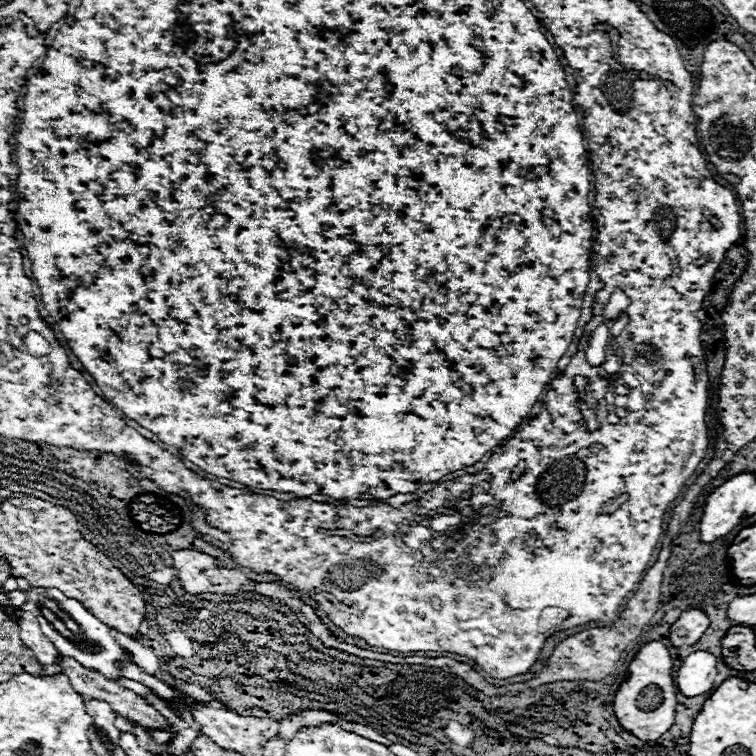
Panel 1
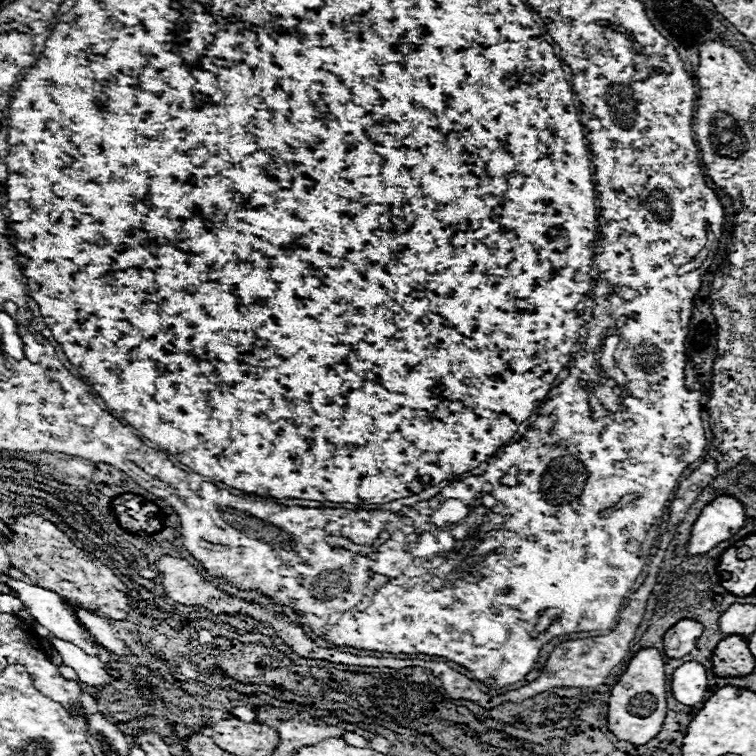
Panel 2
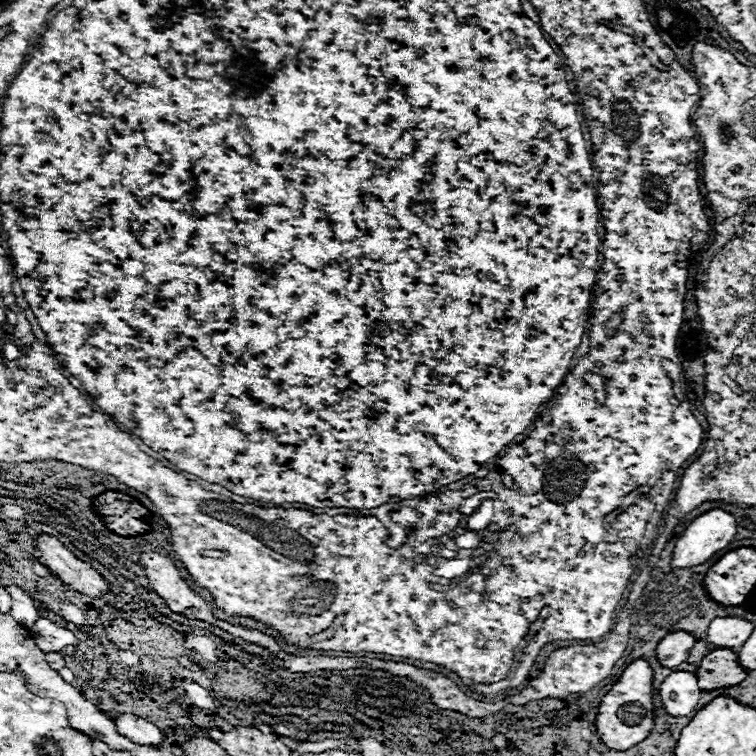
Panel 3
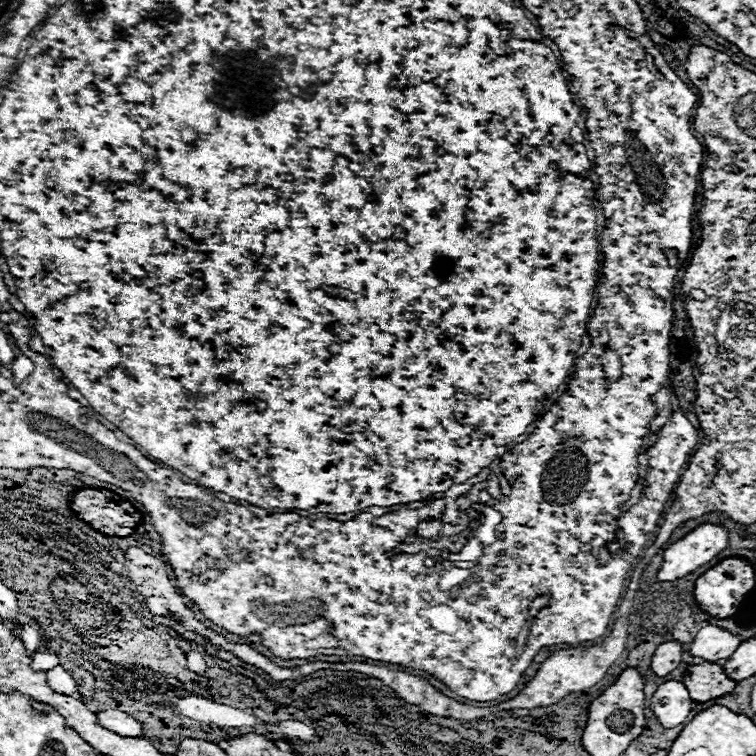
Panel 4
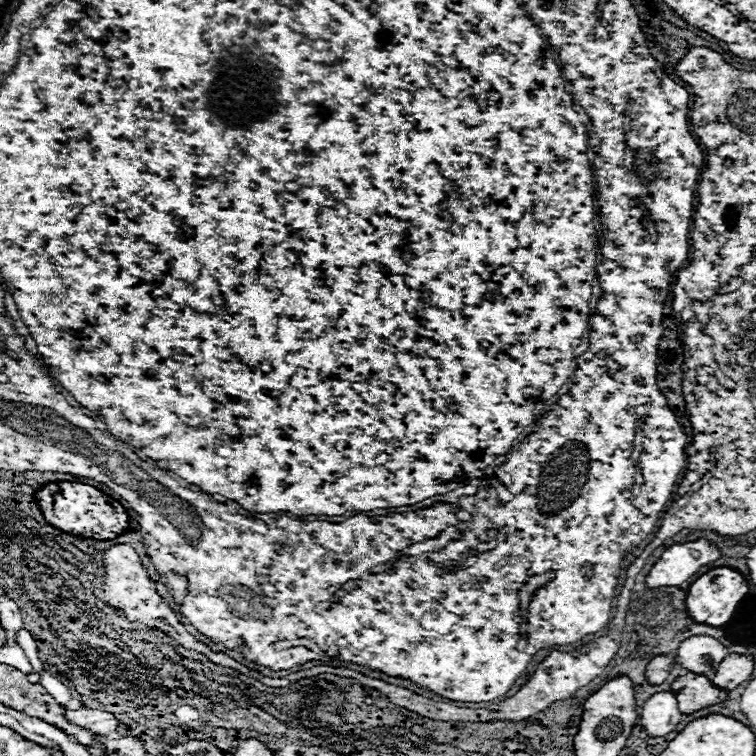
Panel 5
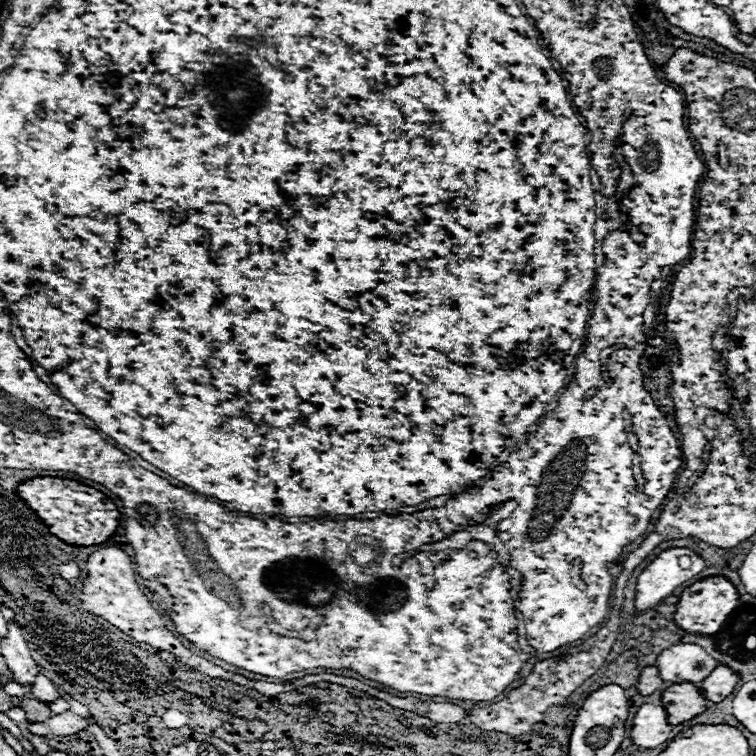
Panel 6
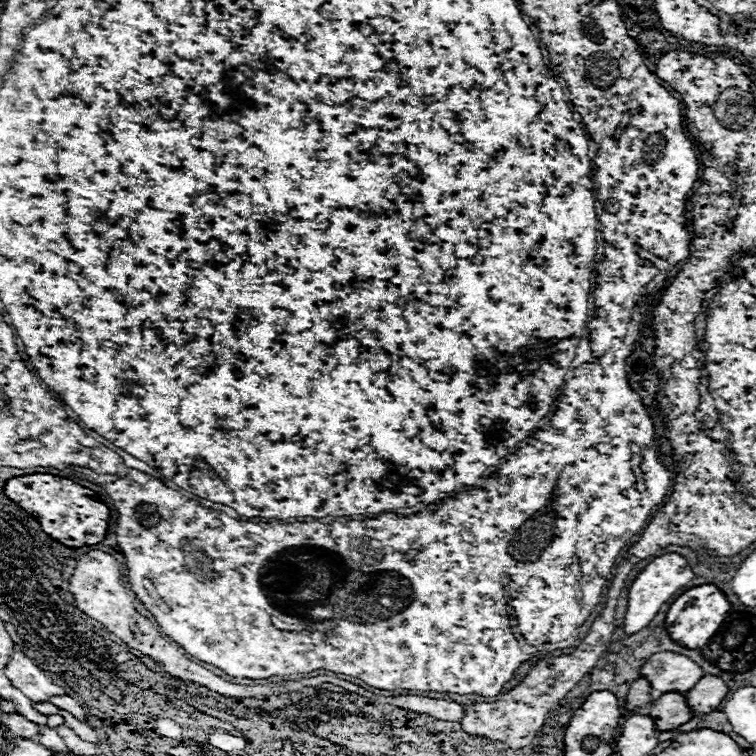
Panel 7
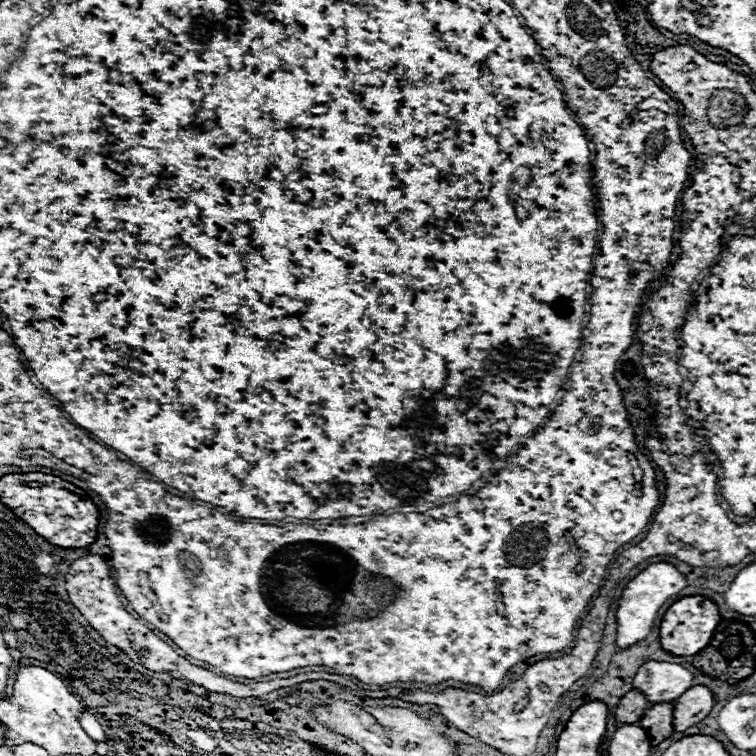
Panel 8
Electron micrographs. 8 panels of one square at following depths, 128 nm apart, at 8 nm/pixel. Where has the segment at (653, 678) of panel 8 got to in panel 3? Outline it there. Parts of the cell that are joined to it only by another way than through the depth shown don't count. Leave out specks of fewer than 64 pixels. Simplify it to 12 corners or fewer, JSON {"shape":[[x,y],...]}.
{"shape":[[716,618],[706,640],[714,648],[738,652],[754,624],[742,618]]}

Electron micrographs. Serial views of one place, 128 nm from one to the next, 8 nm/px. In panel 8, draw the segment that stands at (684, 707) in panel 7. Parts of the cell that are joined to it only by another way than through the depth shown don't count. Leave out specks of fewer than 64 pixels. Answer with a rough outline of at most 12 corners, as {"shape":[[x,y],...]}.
{"shape":[[672,704],[650,706],[640,726],[658,746],[672,734]]}

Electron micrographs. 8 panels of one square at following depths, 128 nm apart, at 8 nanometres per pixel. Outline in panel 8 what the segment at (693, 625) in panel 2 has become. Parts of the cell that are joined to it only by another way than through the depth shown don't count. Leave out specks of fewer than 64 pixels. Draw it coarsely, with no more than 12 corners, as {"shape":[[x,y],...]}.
{"shape":[[630,690],[616,706],[618,724],[636,724],[650,702]]}

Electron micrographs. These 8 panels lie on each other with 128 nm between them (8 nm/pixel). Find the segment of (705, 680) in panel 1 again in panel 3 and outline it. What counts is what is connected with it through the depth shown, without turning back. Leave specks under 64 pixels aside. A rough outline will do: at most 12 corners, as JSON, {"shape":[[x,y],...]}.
{"shape":[[672,672],[660,686],[670,716],[690,716],[702,696],[690,672]]}

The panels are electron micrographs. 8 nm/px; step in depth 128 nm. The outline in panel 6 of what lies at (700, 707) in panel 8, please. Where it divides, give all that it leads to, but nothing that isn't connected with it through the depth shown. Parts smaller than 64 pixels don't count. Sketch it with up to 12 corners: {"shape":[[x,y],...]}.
{"shape":[[716,666],[698,688],[708,702],[728,698],[738,676]]}

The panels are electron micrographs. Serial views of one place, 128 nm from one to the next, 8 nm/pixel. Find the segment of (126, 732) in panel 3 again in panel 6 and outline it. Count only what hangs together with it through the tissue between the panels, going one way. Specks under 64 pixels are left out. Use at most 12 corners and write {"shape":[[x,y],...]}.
{"shape":[[72,712],[28,722],[36,736],[70,736],[88,726]]}

